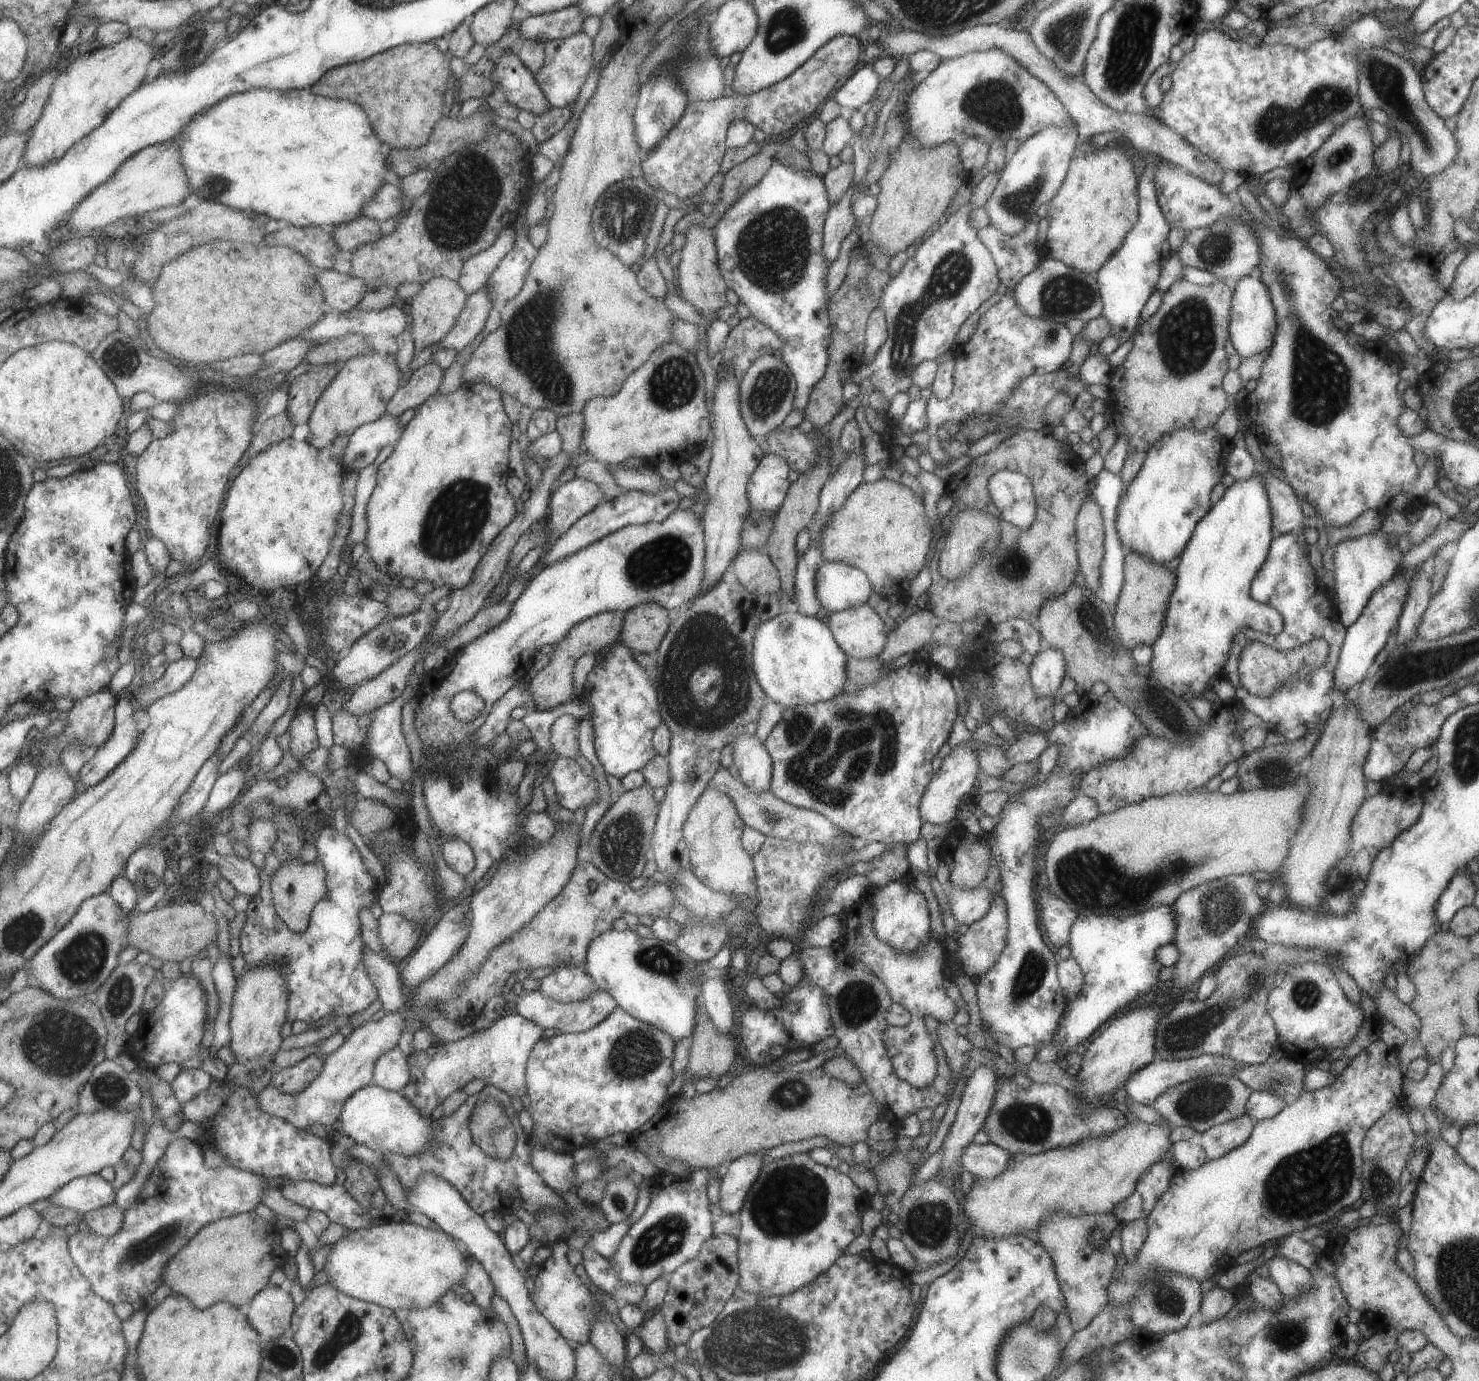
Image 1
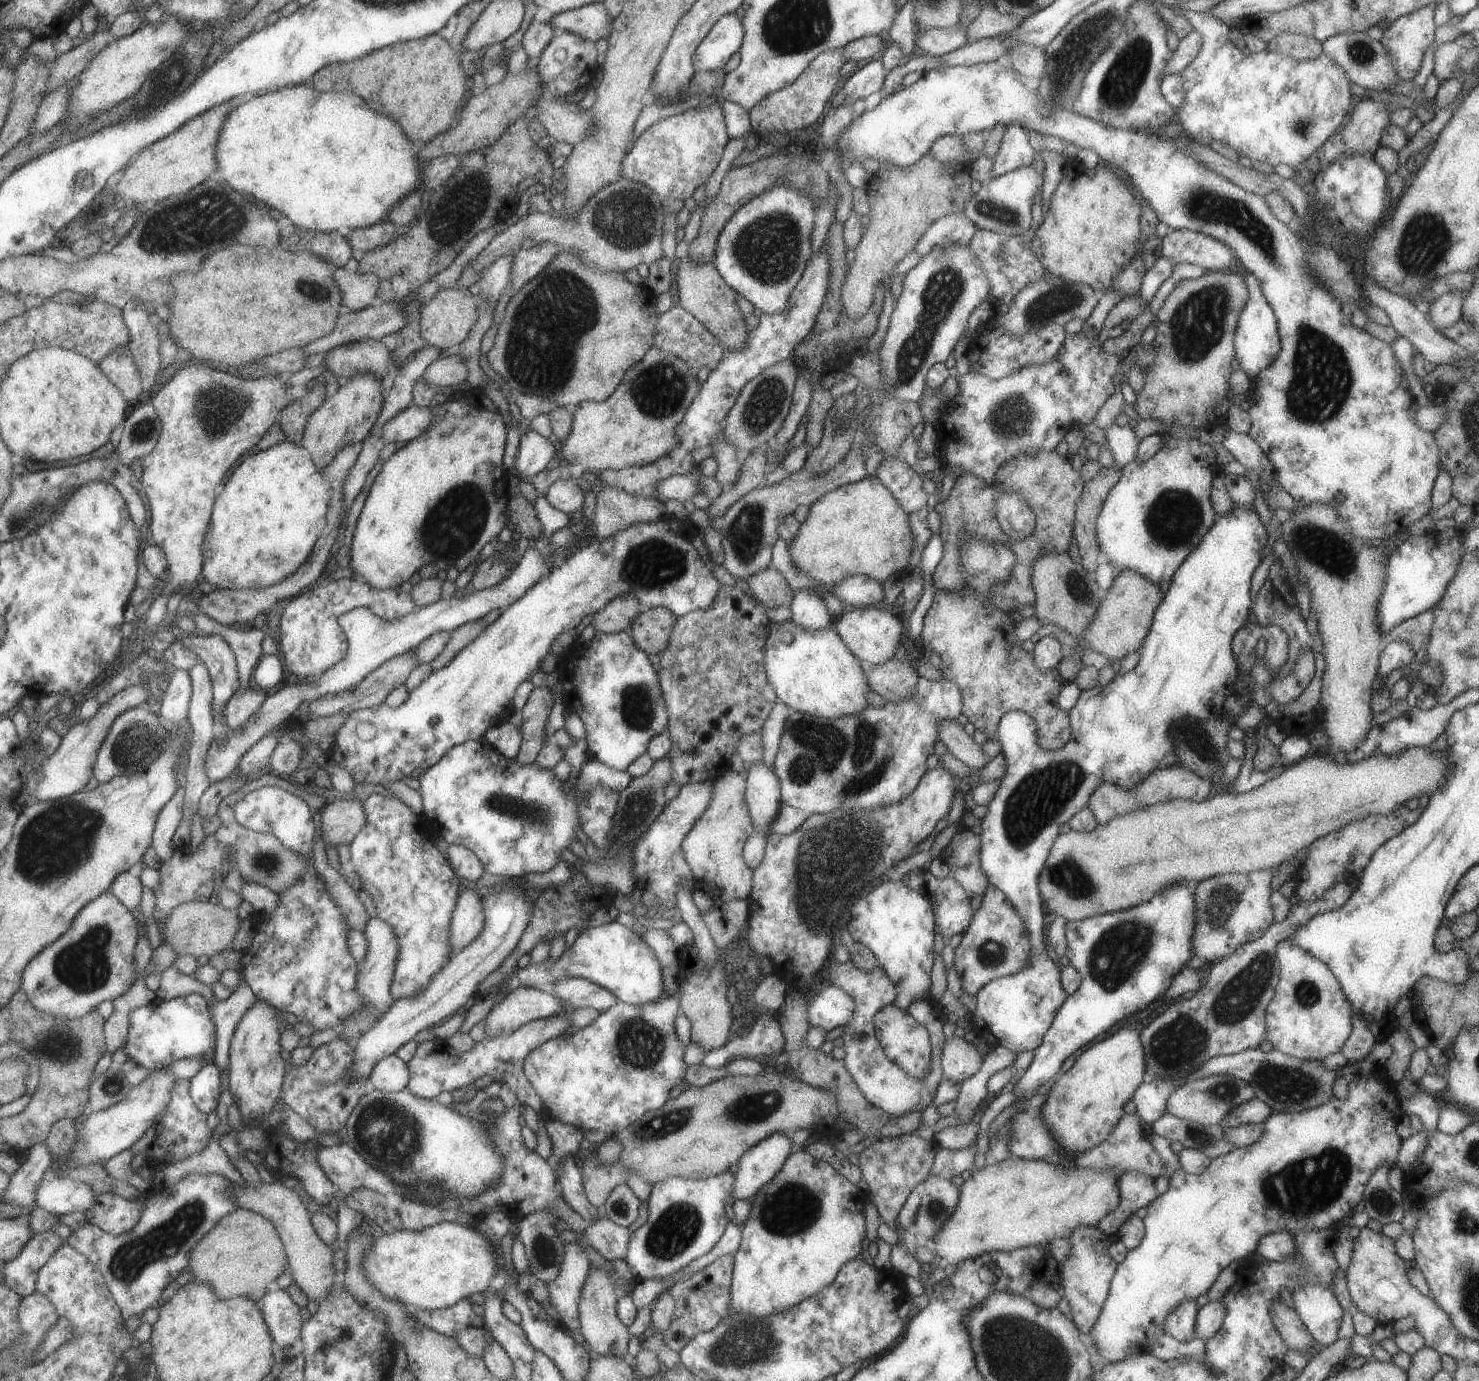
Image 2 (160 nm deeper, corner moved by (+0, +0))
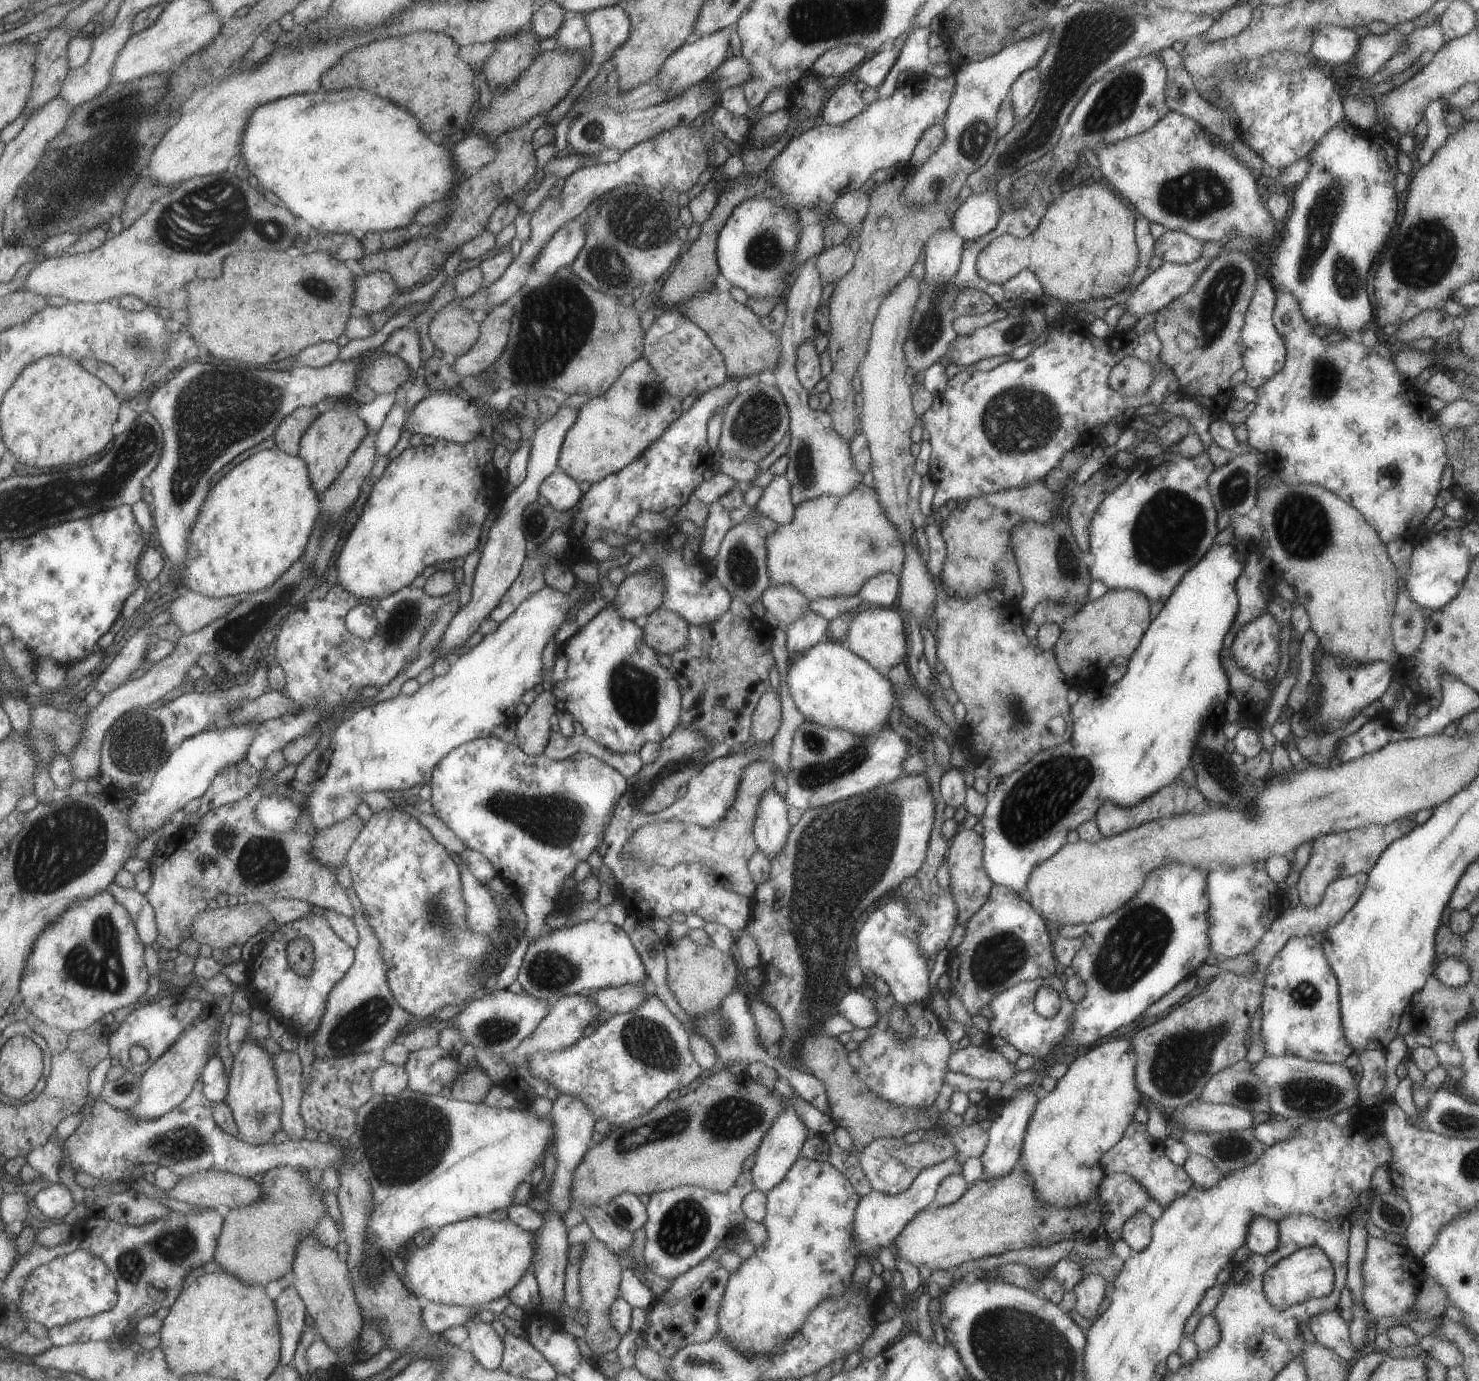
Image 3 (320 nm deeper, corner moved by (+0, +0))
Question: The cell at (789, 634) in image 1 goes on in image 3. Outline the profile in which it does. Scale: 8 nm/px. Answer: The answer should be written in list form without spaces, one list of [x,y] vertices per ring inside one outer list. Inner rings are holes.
[[[823,638],[805,652],[789,655],[787,665],[785,681],[788,684],[788,692],[805,720],[830,729],[849,731],[861,738],[874,735],[888,724],[887,718],[894,706],[892,684],[889,679],[883,678],[876,668],[845,648],[843,644]]]

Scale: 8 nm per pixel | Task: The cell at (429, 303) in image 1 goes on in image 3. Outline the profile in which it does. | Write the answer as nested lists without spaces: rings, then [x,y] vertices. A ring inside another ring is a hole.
[[[453,302],[443,306],[428,323],[428,336],[434,344],[452,359],[465,354],[478,337],[478,322],[461,305]]]

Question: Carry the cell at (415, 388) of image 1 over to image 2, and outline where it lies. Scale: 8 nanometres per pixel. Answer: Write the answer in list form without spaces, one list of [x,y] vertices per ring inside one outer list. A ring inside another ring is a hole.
[[[451,353],[447,358],[437,358],[423,370],[421,380],[427,386],[452,387],[465,383],[467,368],[461,356]]]

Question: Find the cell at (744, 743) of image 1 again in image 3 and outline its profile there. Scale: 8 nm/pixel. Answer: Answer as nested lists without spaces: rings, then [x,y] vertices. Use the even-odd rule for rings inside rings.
[[[773,787],[759,799],[752,830],[753,840],[768,859],[774,857],[785,844],[791,828],[788,807],[789,804]]]

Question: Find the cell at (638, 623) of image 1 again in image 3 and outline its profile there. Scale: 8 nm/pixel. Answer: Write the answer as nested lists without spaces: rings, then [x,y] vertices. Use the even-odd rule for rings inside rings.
[[[663,605],[649,613],[643,640],[658,654],[673,654],[686,645],[690,624]]]

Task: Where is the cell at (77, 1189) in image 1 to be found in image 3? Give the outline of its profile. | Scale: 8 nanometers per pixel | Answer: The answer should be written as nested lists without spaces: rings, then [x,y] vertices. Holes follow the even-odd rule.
[[[52,1184],[41,1189],[33,1198],[36,1206],[48,1218],[48,1222],[58,1222],[75,1208],[75,1200],[65,1184]]]

